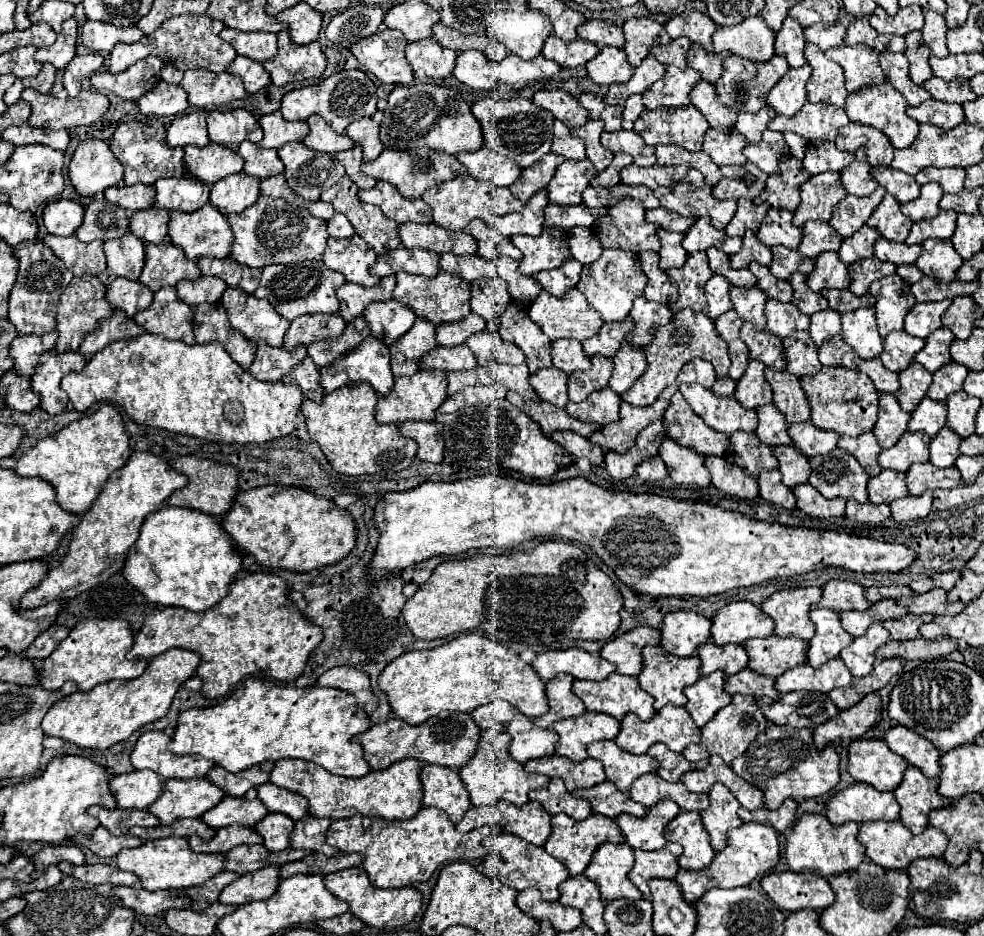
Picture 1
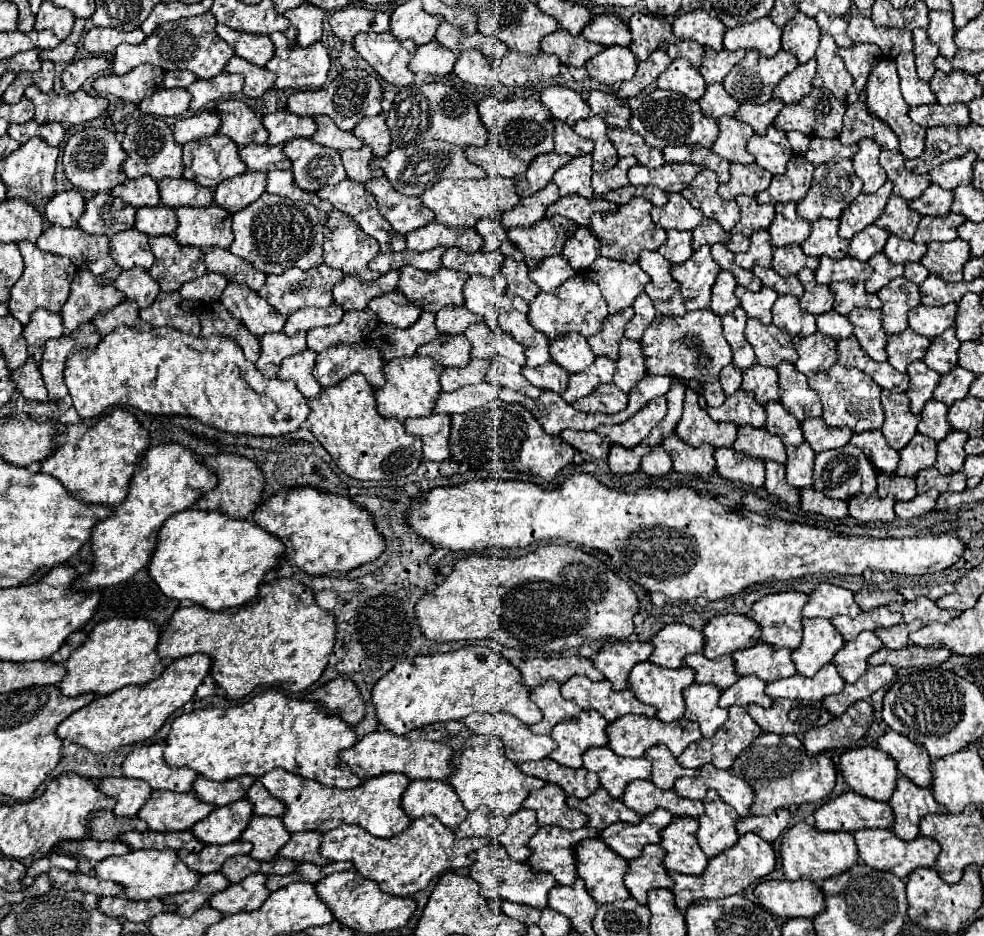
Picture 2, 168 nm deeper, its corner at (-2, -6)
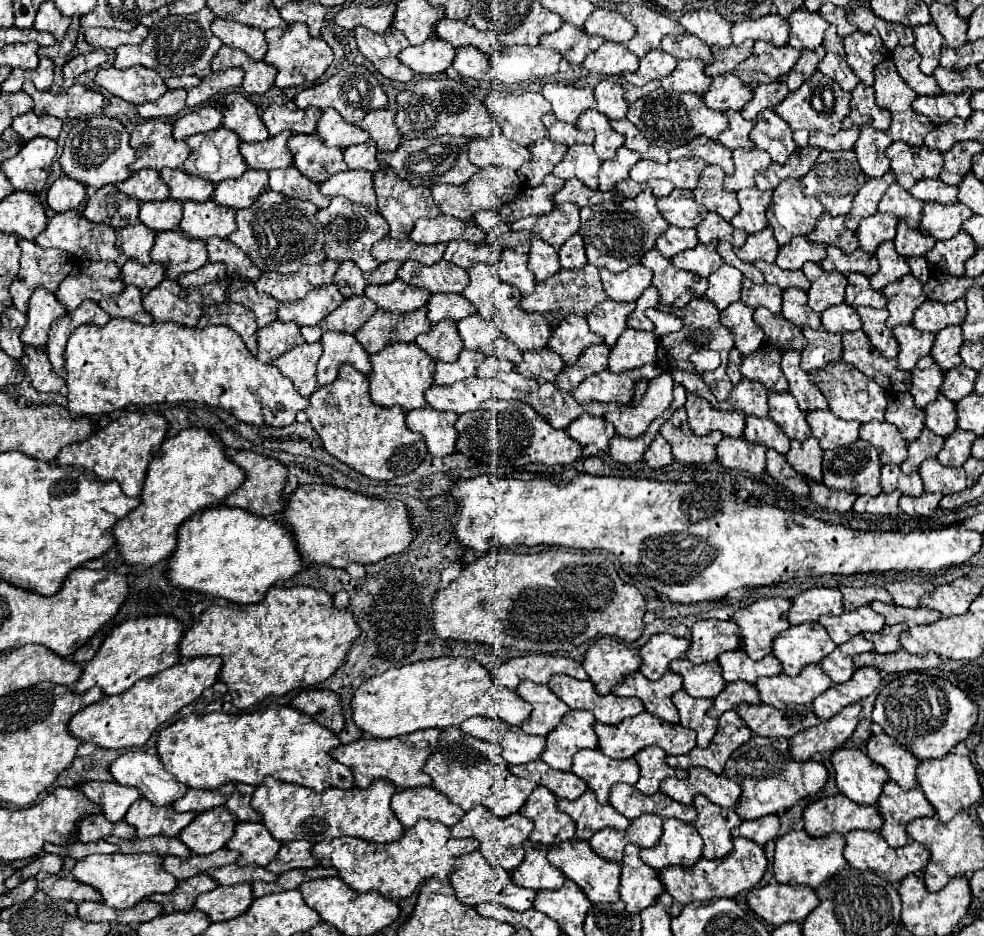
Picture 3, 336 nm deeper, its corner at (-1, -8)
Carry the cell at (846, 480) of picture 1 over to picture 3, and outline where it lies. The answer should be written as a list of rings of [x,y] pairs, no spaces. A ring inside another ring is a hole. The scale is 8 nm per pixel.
[[[856,440],[850,446],[824,452],[822,482],[830,490],[852,494],[878,496],[880,490],[880,460],[874,446]]]

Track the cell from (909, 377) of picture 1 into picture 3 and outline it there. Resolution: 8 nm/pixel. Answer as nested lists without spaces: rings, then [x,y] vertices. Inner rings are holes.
[[[930,356],[920,358],[912,370],[910,394],[914,398],[914,406],[922,410],[930,402],[934,402],[940,394],[942,380],[944,380],[944,372],[938,370],[938,364]]]

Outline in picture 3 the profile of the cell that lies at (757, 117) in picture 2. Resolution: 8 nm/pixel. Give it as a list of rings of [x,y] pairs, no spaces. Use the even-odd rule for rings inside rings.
[[[772,82],[768,86],[758,86],[754,90],[754,98],[742,108],[742,116],[746,120],[754,120],[760,112],[778,106],[786,96],[788,96],[788,90],[786,90],[786,86],[782,86],[782,82]]]

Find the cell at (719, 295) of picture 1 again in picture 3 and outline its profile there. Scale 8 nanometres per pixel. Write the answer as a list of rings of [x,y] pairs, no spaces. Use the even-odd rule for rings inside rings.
[[[722,264],[714,274],[708,278],[708,290],[706,298],[718,308],[724,310],[732,302],[740,300],[742,290],[742,272],[738,268],[732,268],[728,264]]]

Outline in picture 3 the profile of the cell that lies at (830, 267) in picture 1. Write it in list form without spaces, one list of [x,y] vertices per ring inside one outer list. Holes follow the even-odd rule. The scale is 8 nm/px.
[[[830,246],[828,256],[820,262],[820,268],[824,272],[840,272],[844,276],[852,272],[872,276],[878,272],[878,260],[874,254],[862,254],[862,250],[856,250],[854,254],[842,254],[842,250]]]

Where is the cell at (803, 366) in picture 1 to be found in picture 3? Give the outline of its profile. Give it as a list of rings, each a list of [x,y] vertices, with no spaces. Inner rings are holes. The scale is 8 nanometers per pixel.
[[[802,328],[802,334],[806,338],[806,348],[802,350],[802,360],[800,366],[802,370],[818,370],[826,368],[832,362],[840,360],[842,354],[842,336],[840,334],[830,334],[822,328],[812,330],[812,328]]]

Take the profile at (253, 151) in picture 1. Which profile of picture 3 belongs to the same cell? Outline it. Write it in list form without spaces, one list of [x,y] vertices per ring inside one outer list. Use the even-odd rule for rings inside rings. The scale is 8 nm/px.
[[[278,134],[278,138],[268,138],[266,142],[242,142],[240,154],[244,156],[250,168],[258,170],[274,170],[288,168],[292,164],[292,154],[286,148],[286,140],[290,134]]]

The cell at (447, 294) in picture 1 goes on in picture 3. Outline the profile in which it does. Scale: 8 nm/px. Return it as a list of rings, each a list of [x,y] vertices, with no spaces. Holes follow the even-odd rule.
[[[406,260],[398,270],[398,278],[402,278],[410,286],[428,290],[430,294],[462,294],[462,290],[468,286],[468,272],[446,260],[440,260],[434,266]]]

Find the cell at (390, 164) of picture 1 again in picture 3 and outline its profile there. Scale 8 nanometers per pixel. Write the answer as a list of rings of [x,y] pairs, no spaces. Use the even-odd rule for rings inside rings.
[[[442,136],[442,138],[414,138],[414,140],[404,140],[402,146],[396,148],[392,154],[378,154],[380,162],[386,162],[398,178],[410,180],[412,186],[428,186],[432,188],[434,184],[464,184],[472,174],[478,172],[474,164],[468,160],[468,140],[464,136]]]

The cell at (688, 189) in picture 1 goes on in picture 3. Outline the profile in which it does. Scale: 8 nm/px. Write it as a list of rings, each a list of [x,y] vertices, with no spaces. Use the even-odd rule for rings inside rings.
[[[706,166],[702,178],[698,180],[698,186],[694,188],[694,200],[712,212],[718,212],[726,222],[730,222],[738,214],[740,206],[736,194],[724,190],[722,180],[724,180],[722,168]]]

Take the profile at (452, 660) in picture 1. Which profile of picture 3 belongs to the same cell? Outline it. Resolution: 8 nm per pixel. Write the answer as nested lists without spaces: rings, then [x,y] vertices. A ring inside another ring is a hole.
[[[470,658],[420,660],[402,668],[390,668],[366,680],[352,698],[354,722],[376,738],[396,738],[424,728],[460,726],[470,716],[490,716],[512,726],[522,726],[532,706],[516,690],[500,686],[492,674]]]

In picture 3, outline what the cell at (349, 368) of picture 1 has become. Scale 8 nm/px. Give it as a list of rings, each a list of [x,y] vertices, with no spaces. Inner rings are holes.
[[[328,332],[322,336],[322,356],[318,360],[318,384],[326,386],[332,384],[338,376],[338,370],[342,364],[352,364],[358,372],[368,376],[372,372],[370,354],[362,348],[362,344],[352,334],[342,332]]]

